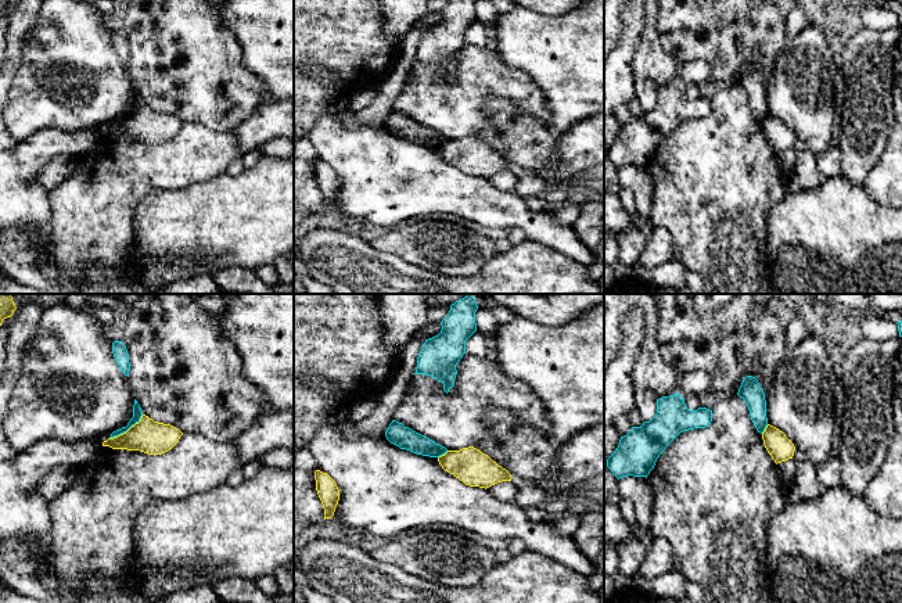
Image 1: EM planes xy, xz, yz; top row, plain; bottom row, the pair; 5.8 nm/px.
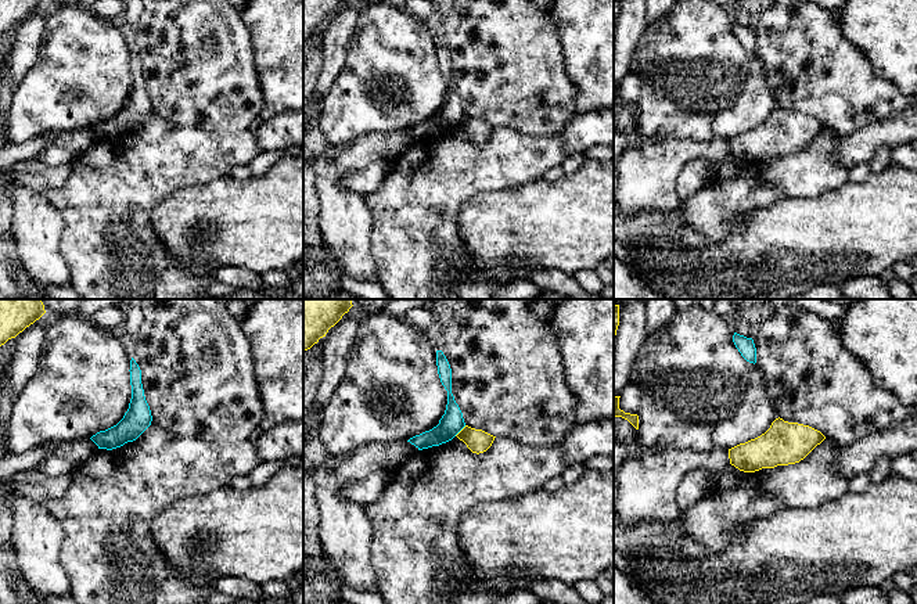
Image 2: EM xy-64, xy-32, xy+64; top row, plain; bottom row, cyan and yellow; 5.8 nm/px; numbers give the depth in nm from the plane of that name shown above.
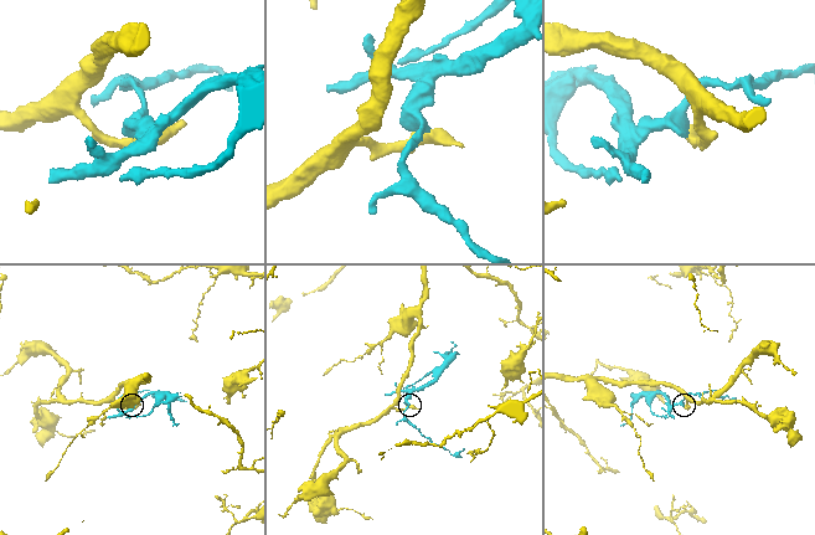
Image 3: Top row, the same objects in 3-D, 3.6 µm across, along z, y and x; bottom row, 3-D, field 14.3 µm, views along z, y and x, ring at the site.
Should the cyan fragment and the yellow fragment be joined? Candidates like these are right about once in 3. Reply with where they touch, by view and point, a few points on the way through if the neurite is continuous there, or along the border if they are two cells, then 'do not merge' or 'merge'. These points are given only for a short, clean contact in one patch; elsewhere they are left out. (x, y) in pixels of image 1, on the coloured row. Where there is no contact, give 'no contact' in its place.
contact xy (126, 430); border xy (143, 415), (125, 431), (110, 438); do not merge

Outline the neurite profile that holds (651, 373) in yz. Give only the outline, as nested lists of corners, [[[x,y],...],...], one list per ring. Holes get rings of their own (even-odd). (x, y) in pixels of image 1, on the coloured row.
[[[604,294],[604,372],[621,348],[621,322],[632,309],[642,309],[647,315],[647,329],[633,372],[633,385],[636,392],[639,390],[648,390],[657,399],[678,394],[680,374],[673,367],[668,366],[661,358],[655,334],[658,324],[658,306],[651,294]]]

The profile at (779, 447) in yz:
[[[768,424],[762,432],[762,439],[776,464],[793,459],[795,446],[779,428]]]

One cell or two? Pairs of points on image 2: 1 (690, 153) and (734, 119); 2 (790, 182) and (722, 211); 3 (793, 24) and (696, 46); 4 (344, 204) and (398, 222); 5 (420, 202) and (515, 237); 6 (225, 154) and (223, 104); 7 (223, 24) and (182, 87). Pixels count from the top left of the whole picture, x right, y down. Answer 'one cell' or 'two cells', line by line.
1: two cells
2: one cell
3: two cells
4: two cells
5: two cells
6: two cells
7: one cell

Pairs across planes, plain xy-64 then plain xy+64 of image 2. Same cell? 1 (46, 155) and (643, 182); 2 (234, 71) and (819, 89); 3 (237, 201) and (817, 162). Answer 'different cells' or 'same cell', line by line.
1: same cell
2: same cell
3: different cells

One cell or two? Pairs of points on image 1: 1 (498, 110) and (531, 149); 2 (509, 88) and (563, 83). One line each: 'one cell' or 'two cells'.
1: one cell
2: two cells

